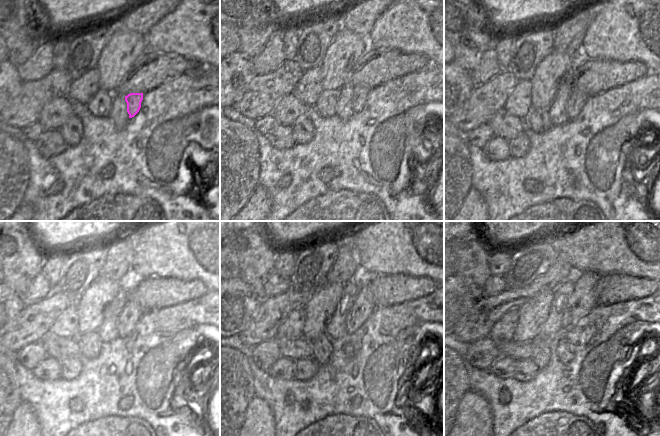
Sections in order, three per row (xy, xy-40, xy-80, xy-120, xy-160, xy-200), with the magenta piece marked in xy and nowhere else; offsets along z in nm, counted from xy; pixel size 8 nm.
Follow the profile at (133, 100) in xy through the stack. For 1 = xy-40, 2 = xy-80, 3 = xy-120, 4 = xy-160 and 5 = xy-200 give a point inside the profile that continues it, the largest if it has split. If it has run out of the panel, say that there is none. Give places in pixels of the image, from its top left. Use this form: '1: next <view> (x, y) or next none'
1: next xy-40 (357, 93)
2: next xy-80 (581, 93)
3: next xy-120 (132, 312)
4: next xy-160 (360, 306)
5: next xy-200 (582, 301)

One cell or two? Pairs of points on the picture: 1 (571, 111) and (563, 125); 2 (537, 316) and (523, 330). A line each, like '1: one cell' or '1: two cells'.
1: two cells
2: one cell

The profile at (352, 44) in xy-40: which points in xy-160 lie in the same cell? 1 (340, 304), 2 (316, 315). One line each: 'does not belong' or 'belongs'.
1: does not belong
2: belongs

